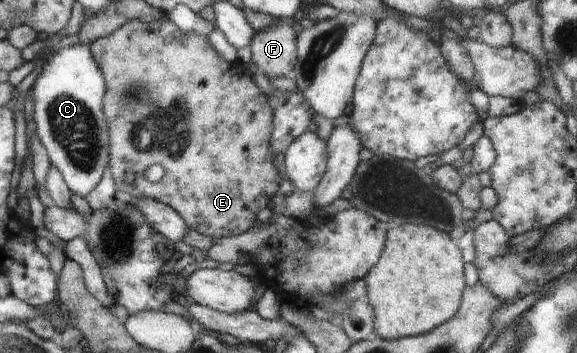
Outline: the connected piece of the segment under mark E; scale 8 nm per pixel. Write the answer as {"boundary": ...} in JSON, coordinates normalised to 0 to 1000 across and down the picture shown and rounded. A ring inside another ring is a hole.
{"boundary":[[[291,51],[260,65],[241,54],[222,57],[191,99],[165,110],[158,122],[158,147],[182,224],[179,317],[189,354],[189,465],[205,552],[217,561],[263,561],[286,575],[319,618],[329,652],[340,652],[347,666],[369,677],[421,663],[444,635],[447,601],[456,586],[466,586],[468,561],[485,541],[490,504],[475,470],[475,439],[466,408],[473,374],[473,309],[463,289],[461,269],[440,235],[435,201],[421,178],[397,176],[378,156],[359,102],[319,93]],[[263,467],[277,467],[284,479],[284,496],[272,518],[250,501],[250,484]]]}

